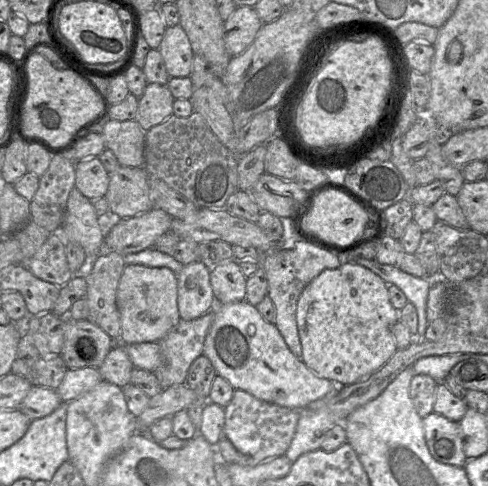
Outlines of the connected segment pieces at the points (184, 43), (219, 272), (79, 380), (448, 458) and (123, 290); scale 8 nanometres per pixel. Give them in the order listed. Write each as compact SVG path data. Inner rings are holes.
M168 26L158 48L170 77L190 77L194 52L184 29Z
M232 259L210 269L215 304L232 304L246 298L246 281L239 263Z
M97 368L68 369L55 391L63 403L68 403L93 389L102 380Z
M435 412L423 418L425 439L433 458L443 464L465 467L468 458L464 452L464 439L460 422L452 421Z
M127 264L118 285L117 307L123 345L161 341L180 321L178 276L166 267Z

